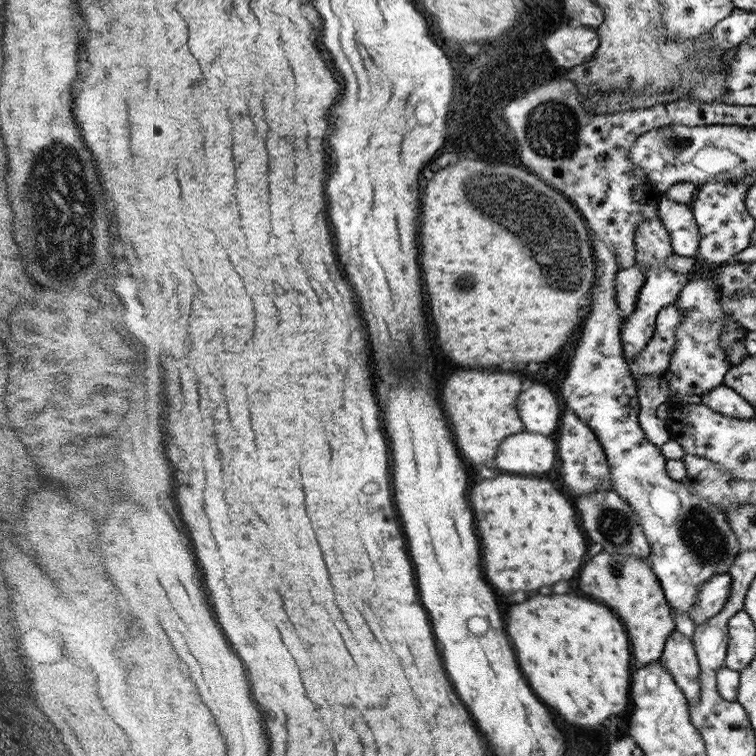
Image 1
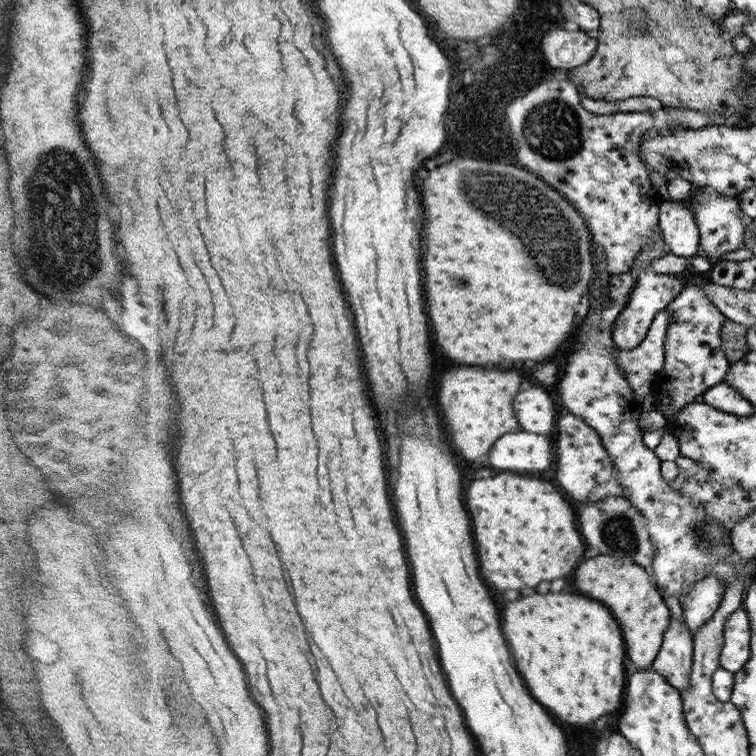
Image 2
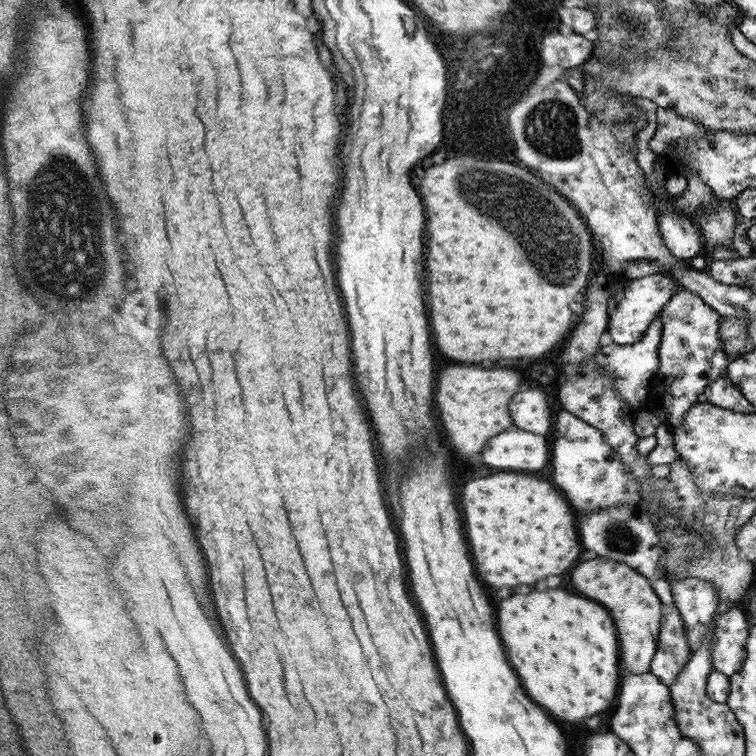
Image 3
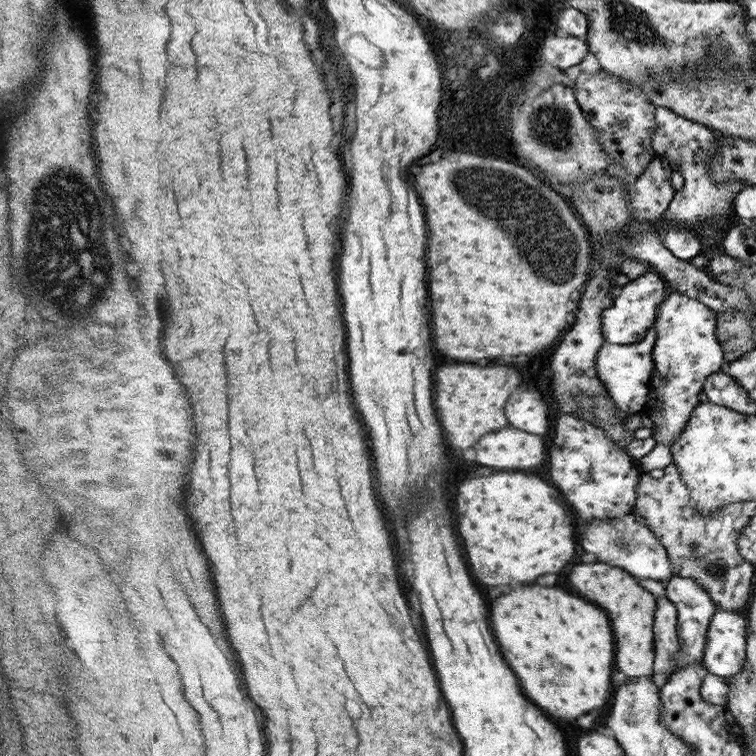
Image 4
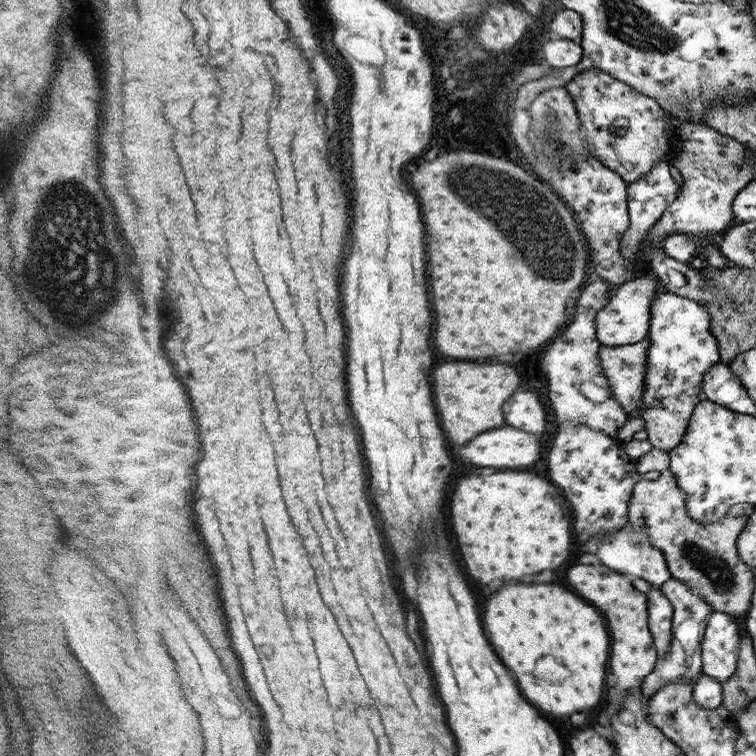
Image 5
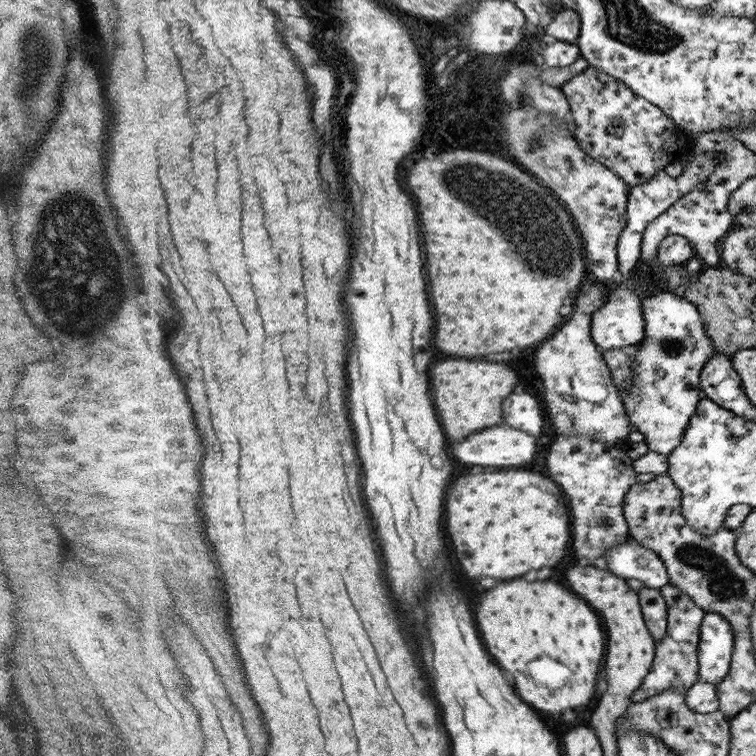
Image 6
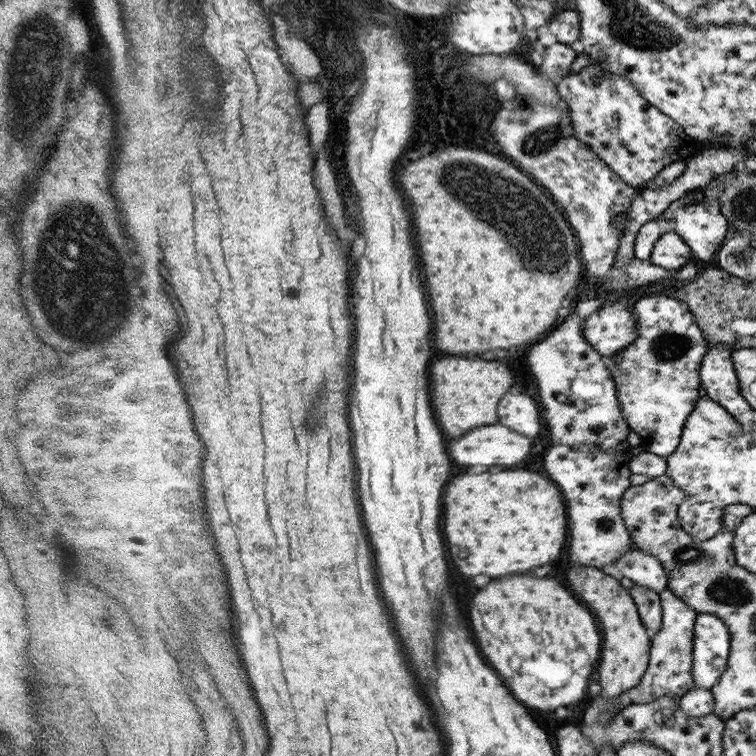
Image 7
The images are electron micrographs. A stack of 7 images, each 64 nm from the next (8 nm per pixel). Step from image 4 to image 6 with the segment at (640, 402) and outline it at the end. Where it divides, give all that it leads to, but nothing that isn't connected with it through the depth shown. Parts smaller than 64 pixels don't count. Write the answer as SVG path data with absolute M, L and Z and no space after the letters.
M638 345L617 348L616 350L602 351L602 358L611 370L611 377L619 388L620 394L633 383L631 380L631 364L634 364L634 356Z

